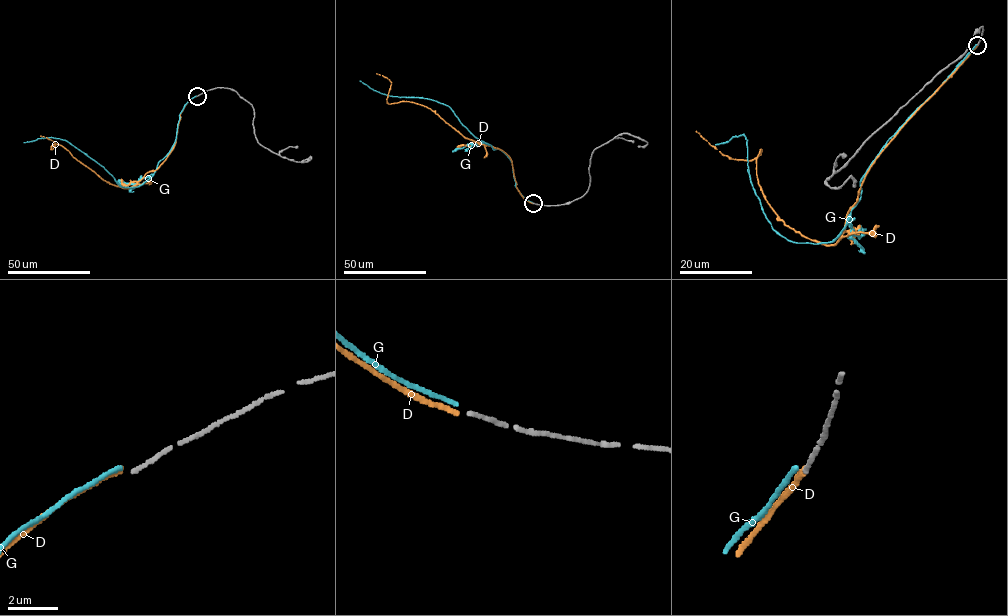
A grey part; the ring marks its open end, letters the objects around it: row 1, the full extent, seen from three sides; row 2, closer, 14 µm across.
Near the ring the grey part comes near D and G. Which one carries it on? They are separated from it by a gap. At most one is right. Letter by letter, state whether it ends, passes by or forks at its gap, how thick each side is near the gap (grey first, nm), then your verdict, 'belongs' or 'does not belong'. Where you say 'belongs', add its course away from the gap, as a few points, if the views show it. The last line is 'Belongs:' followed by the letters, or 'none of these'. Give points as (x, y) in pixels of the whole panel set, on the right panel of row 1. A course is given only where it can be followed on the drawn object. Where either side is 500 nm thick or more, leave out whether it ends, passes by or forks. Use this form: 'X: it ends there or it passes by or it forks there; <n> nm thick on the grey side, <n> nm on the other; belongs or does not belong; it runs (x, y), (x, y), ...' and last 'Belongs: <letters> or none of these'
D: it ends there; 150 nm thick on the grey side, 190 nm on the other; does not belong
G: it ends there; 150 nm thick on the grey side, 150 nm on the other; does not belong
Belongs: none of these

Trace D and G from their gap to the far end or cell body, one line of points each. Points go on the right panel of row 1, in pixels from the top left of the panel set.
D: (977, 45), (878, 157), (834, 245), (778, 217), (759, 185), (762, 151), (729, 158), (696, 132)
G: (976, 45), (877, 156), (851, 217), (832, 241), (788, 241), (772, 227), (750, 182), (743, 134), (712, 145)

